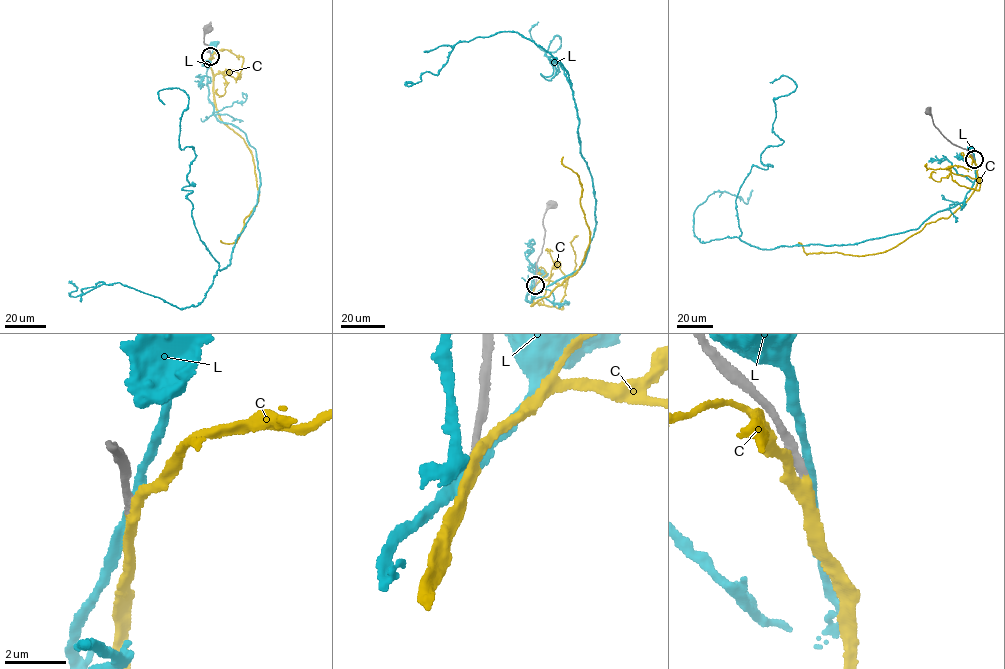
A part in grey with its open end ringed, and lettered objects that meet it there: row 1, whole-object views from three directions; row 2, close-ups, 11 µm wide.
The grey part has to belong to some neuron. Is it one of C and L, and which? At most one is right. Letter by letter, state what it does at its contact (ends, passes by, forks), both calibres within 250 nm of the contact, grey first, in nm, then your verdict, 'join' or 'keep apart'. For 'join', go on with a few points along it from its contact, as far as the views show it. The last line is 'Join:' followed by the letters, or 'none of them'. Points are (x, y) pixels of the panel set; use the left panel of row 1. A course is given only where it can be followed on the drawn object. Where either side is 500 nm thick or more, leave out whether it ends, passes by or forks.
C: it passes by; 260 nm thick on the grey side, 320 nm on the other; join; it runs (211, 56), (214, 104), (222, 120), (243, 139), (250, 151), (259, 194), (238, 238), (231, 243), (221, 241)
L: it passes by; 260 nm thick on the grey side, 260 nm on the other; keep apart
Join: C

